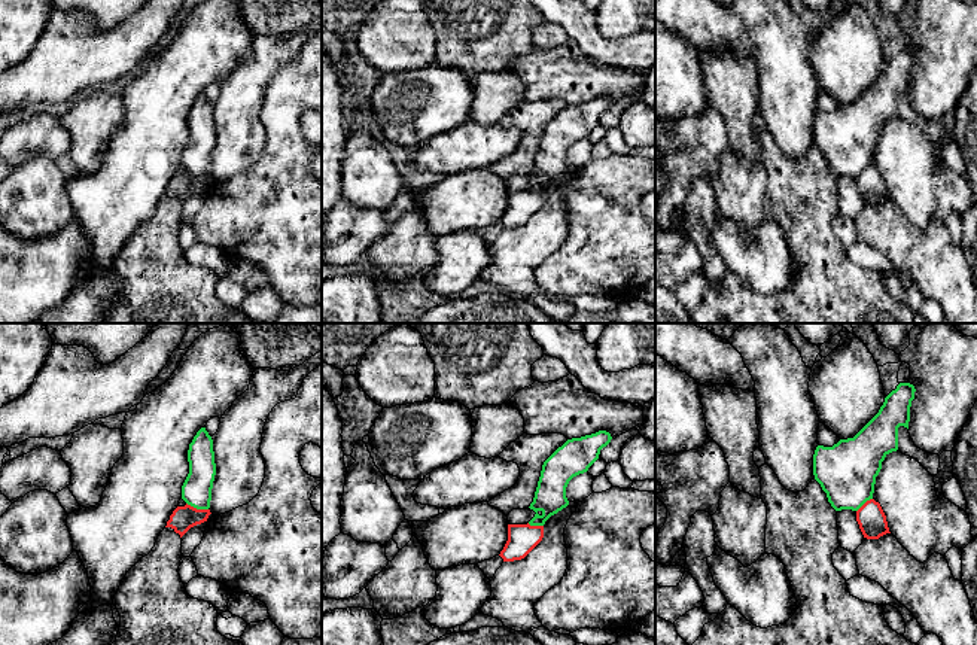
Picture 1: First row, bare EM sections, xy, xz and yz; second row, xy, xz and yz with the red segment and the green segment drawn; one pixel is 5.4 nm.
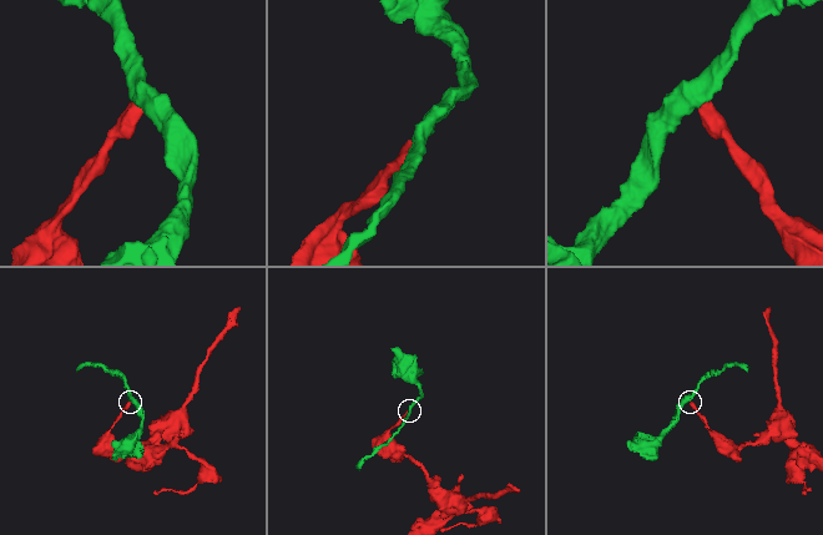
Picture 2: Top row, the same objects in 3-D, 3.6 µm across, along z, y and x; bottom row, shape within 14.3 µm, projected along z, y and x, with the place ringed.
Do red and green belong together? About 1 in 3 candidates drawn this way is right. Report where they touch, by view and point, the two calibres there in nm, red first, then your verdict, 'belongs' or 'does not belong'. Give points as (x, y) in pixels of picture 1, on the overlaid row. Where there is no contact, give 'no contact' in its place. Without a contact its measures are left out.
contact xy (195, 508); calibres 130 and 160 nm; does not belong

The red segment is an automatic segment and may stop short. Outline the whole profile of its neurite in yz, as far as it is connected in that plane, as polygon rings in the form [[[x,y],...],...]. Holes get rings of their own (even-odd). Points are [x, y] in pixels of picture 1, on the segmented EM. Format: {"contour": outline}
{"contour": [[[874,499],[867,501],[856,511],[856,521],[867,539],[879,539],[880,536],[891,533],[886,521],[886,515],[879,502]]]}

